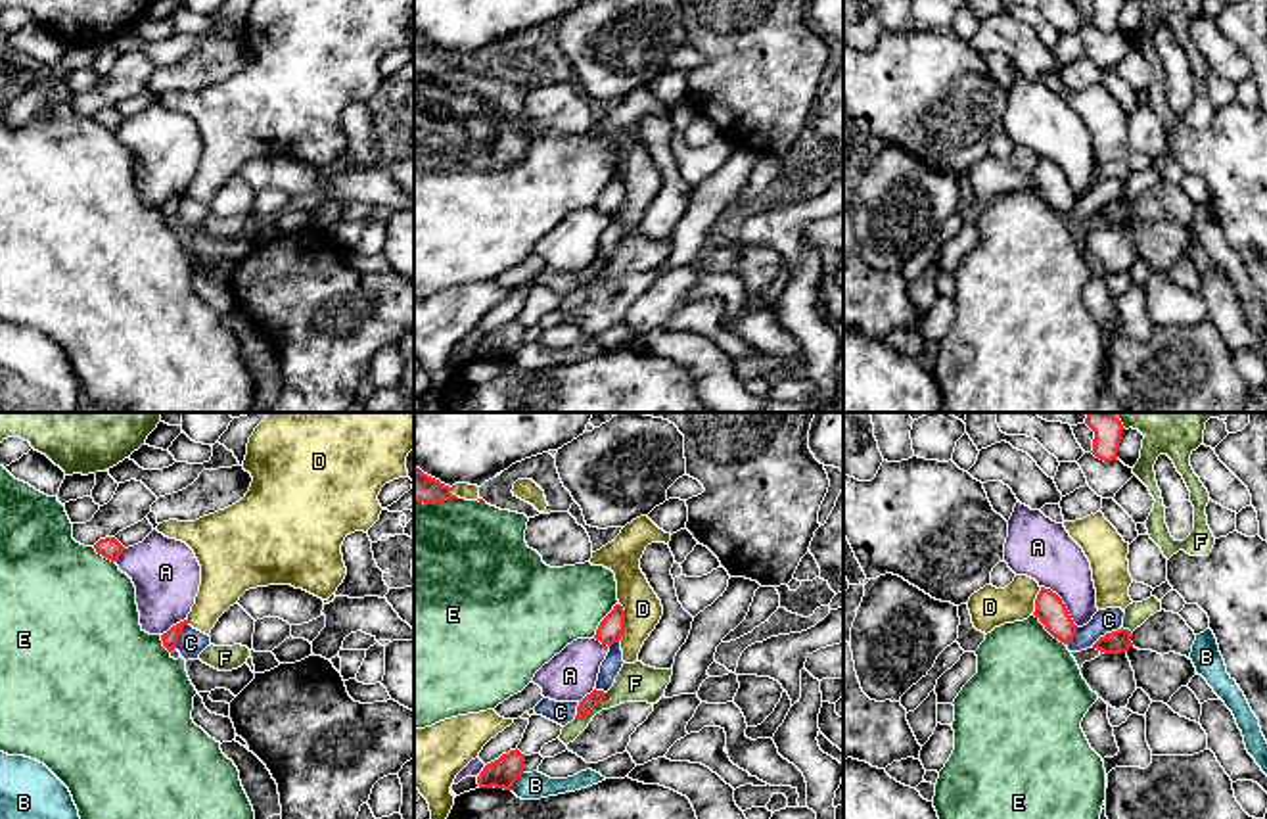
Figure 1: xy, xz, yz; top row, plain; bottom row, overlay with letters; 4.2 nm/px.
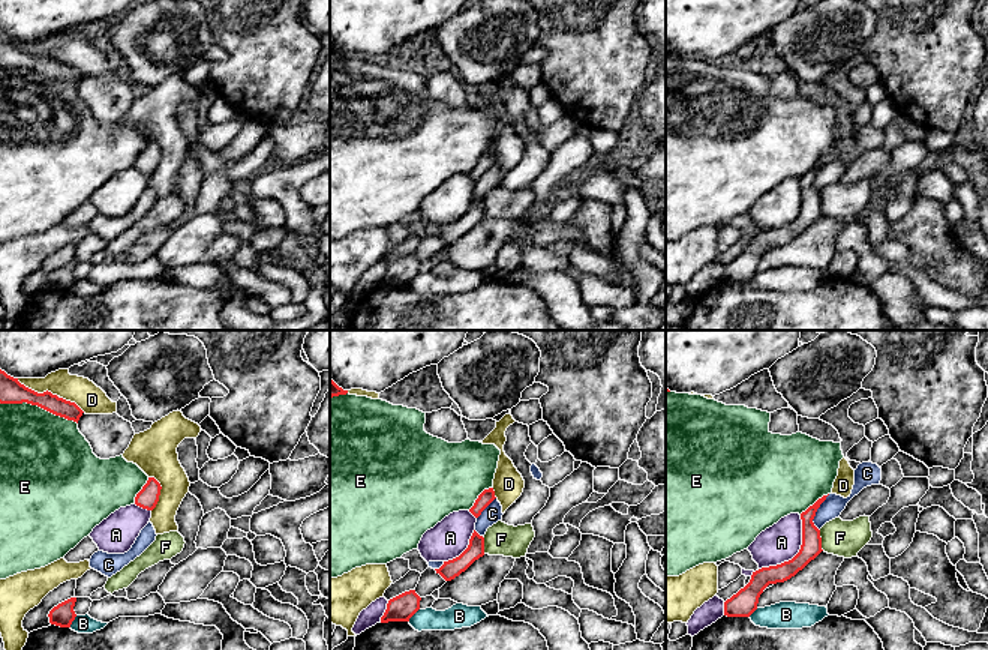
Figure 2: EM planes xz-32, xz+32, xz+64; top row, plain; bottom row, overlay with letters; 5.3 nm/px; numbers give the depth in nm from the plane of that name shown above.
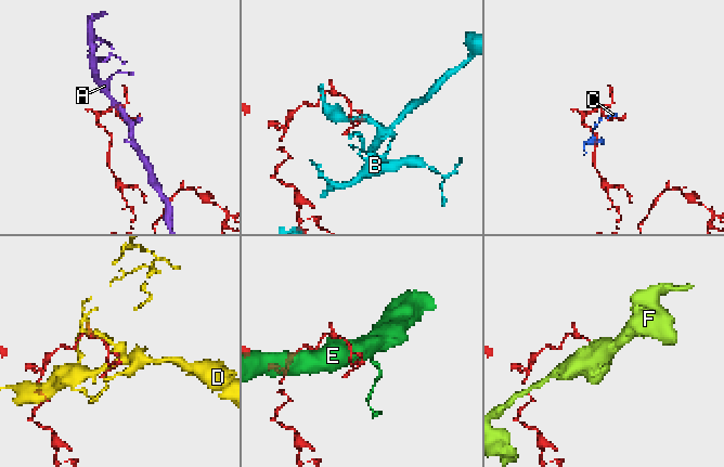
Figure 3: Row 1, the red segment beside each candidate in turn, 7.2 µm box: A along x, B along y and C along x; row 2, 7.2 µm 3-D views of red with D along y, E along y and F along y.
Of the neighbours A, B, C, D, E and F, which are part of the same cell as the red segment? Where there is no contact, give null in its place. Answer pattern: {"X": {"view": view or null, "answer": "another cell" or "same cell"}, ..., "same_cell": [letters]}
{"A": {"view": "yz", "answer": "another cell"}, "B": {"view": "xz", "answer": "another cell"}, "C": {"view": "yz", "answer": "another cell"}, "D": {"view": "xz", "answer": "another cell"}, "E": {"view": "yz", "answer": "another cell"}, "F": {"view": "xz", "answer": "another cell"}, "same_cell": []}

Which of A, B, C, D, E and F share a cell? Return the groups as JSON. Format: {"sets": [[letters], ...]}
{"sets": [["A"], ["B"], ["C"], ["D"], ["E"], ["F"]]}

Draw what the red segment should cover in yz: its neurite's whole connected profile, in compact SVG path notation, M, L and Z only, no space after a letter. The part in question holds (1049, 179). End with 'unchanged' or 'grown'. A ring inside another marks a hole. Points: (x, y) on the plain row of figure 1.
M1041 157L1035 169L1033 186L1045 196L1045 199L1064 215L1070 215L1077 203L1066 175L1050 159Z; unchanged

